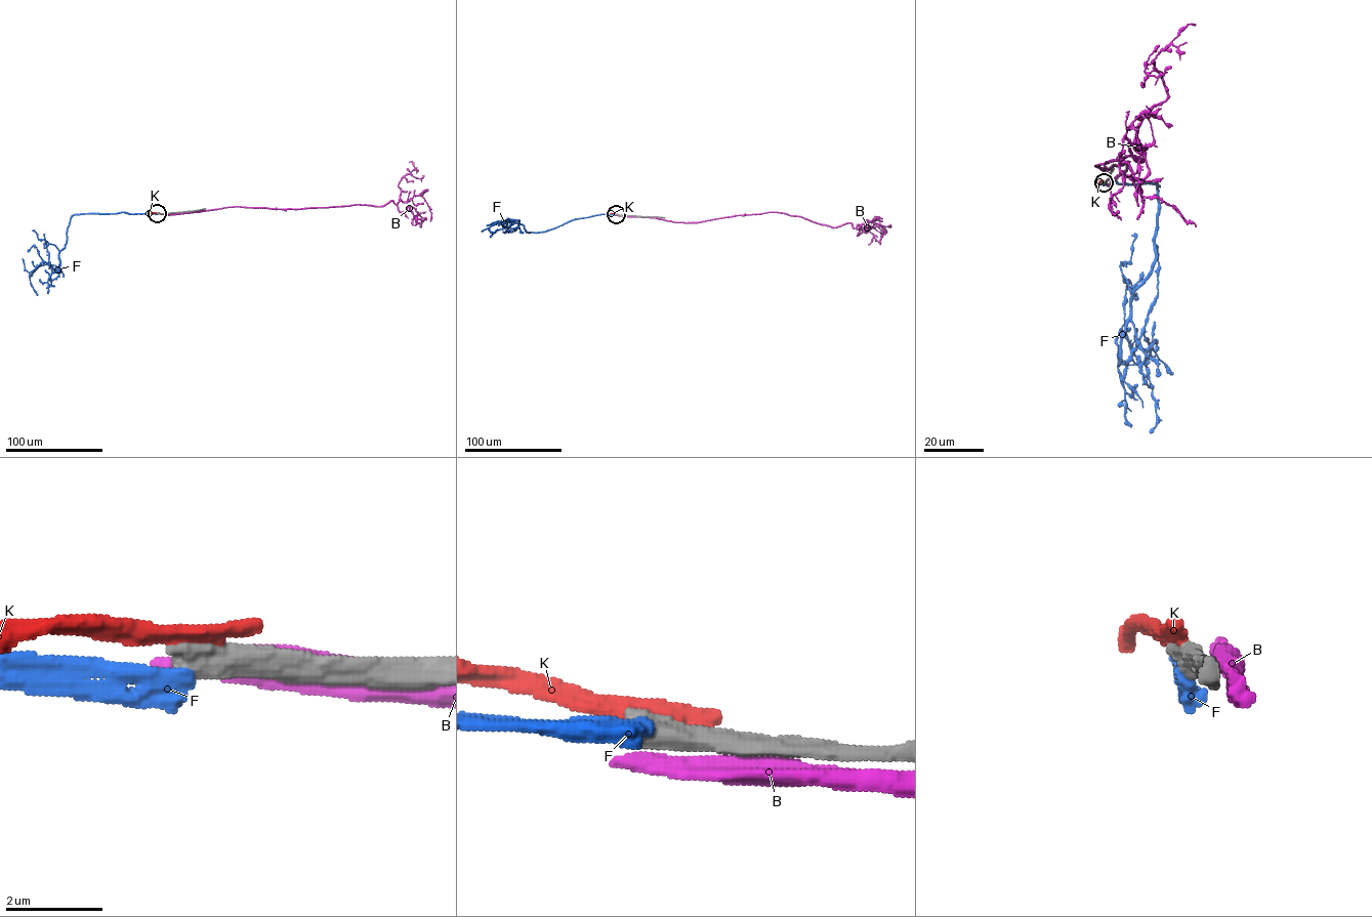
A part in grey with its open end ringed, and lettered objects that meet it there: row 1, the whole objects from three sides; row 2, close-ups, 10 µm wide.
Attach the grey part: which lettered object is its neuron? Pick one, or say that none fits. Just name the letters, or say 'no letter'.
no letter

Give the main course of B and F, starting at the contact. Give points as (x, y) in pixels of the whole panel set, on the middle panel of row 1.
B: (616, 215), (699, 222), (781, 212), (832, 227), (850, 223), (857, 228), (866, 219), (884, 232), (879, 245)
F: (616, 214), (572, 219), (536, 233), (527, 232), (518, 220), (507, 218), (488, 227), (490, 232), (496, 230)

